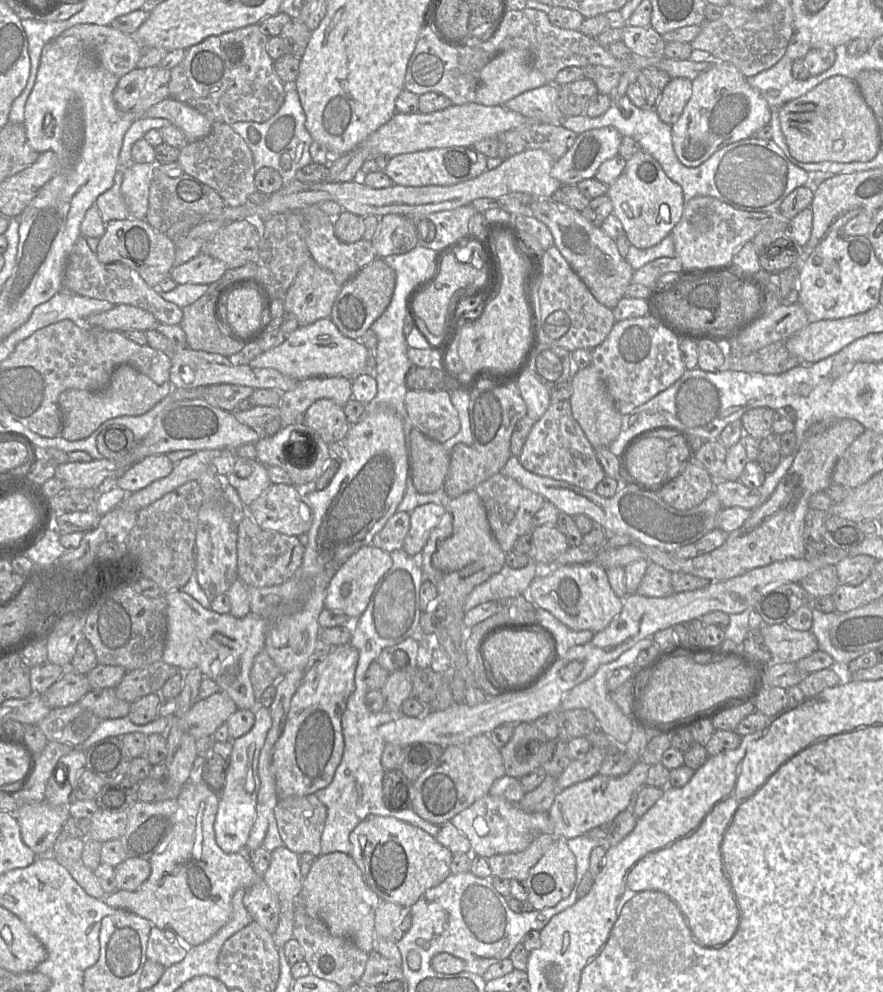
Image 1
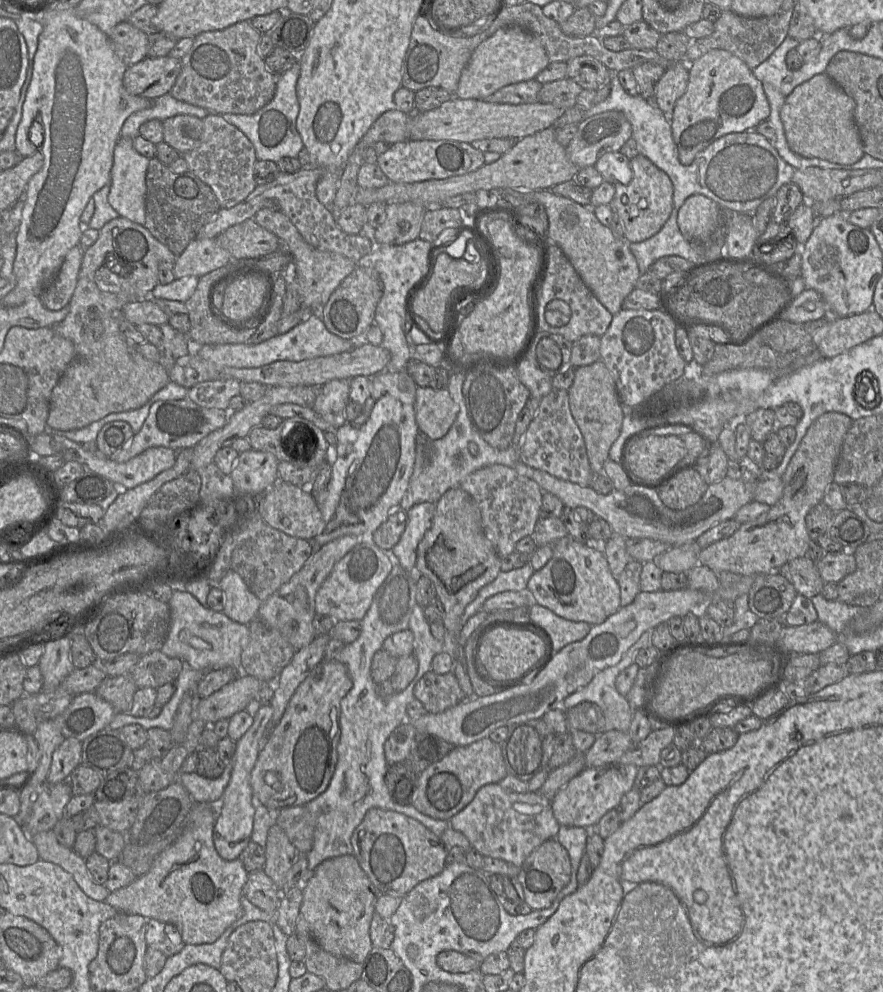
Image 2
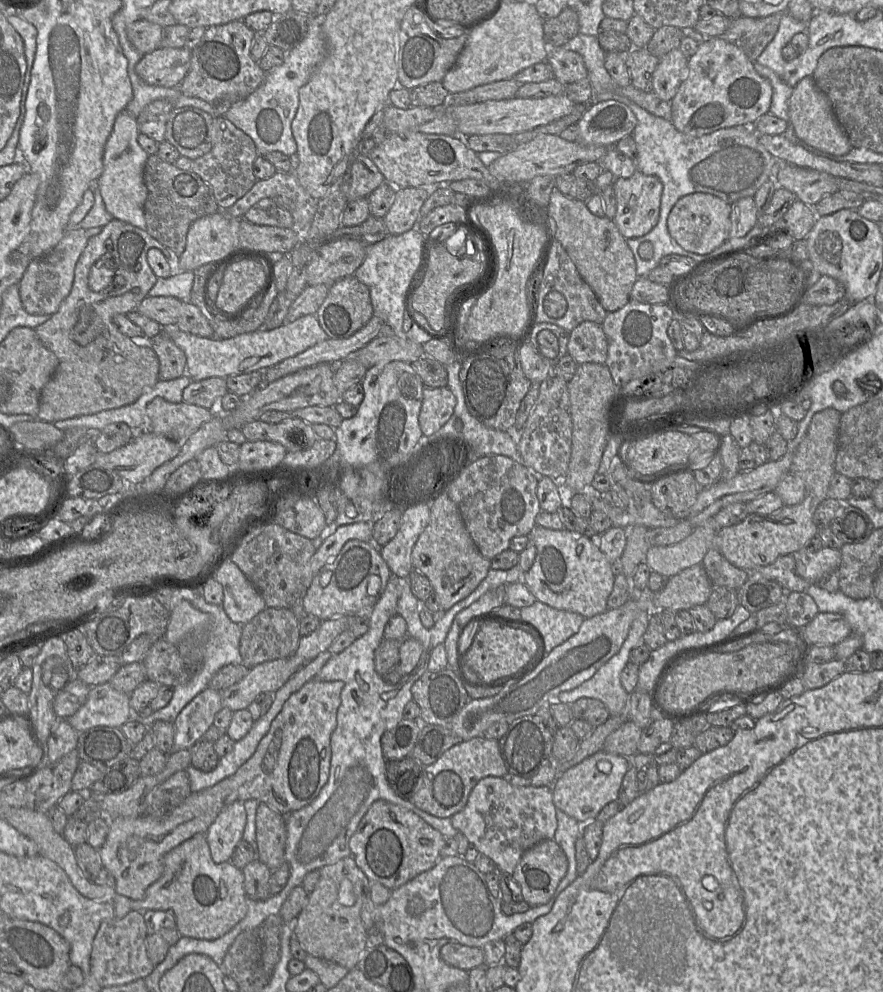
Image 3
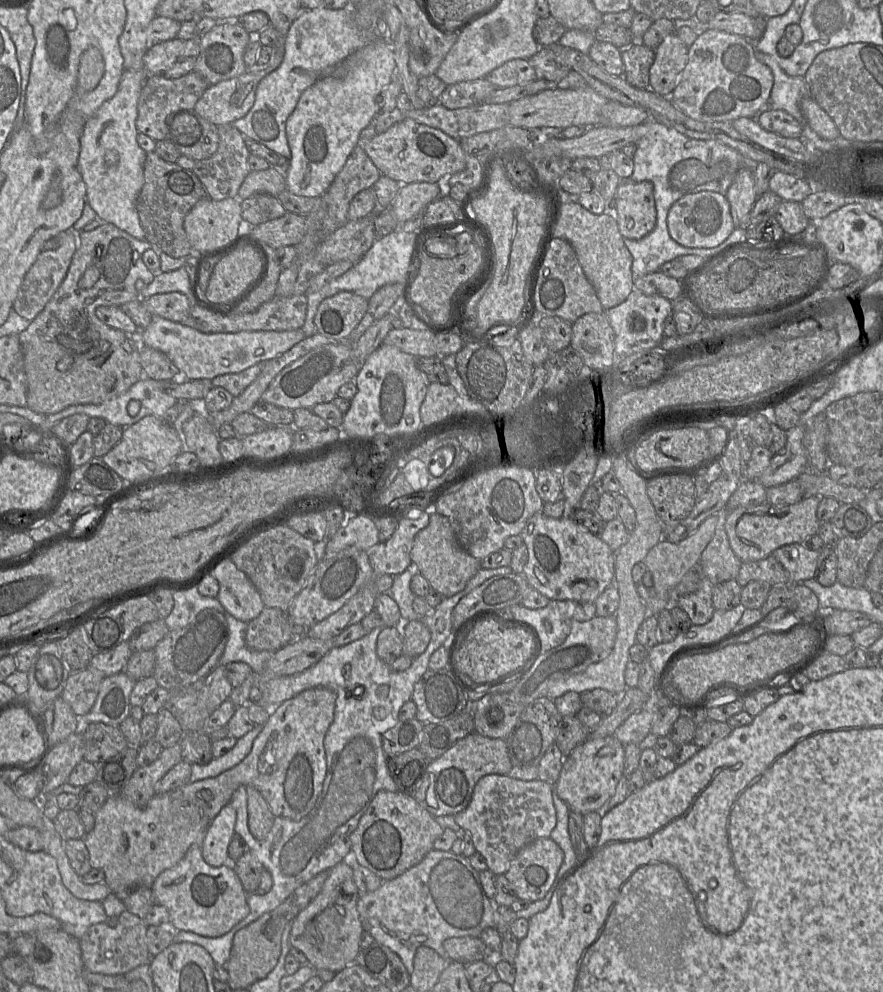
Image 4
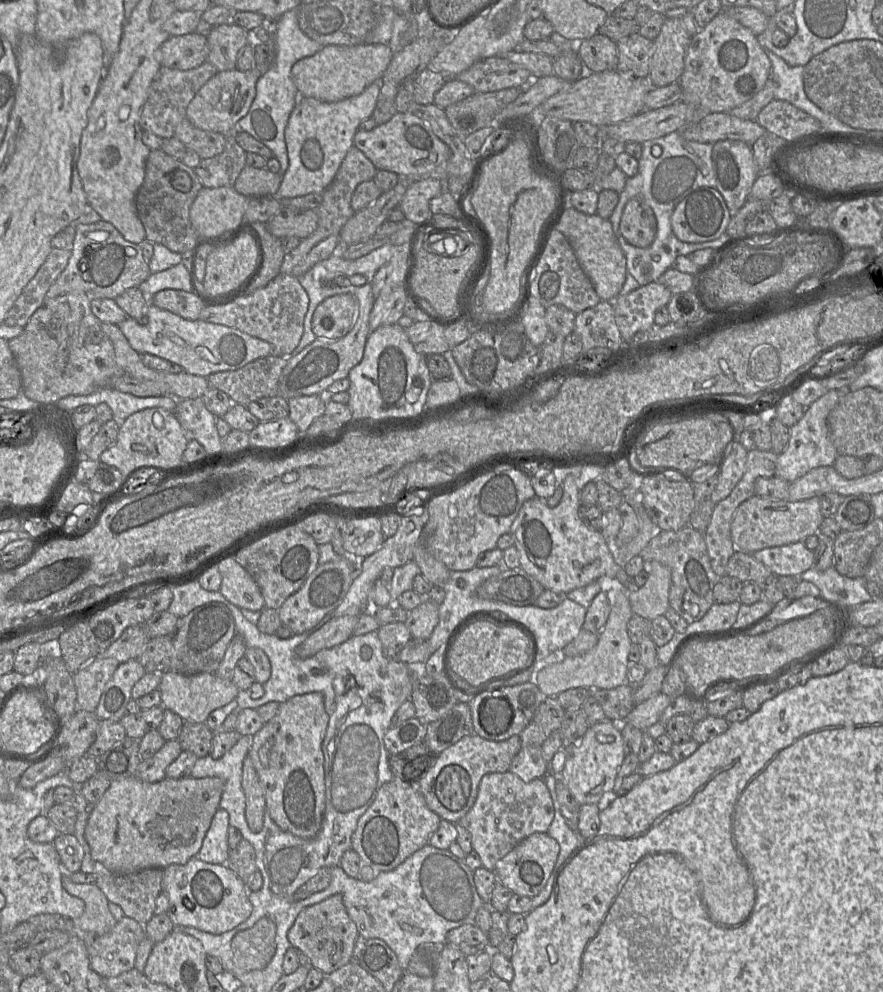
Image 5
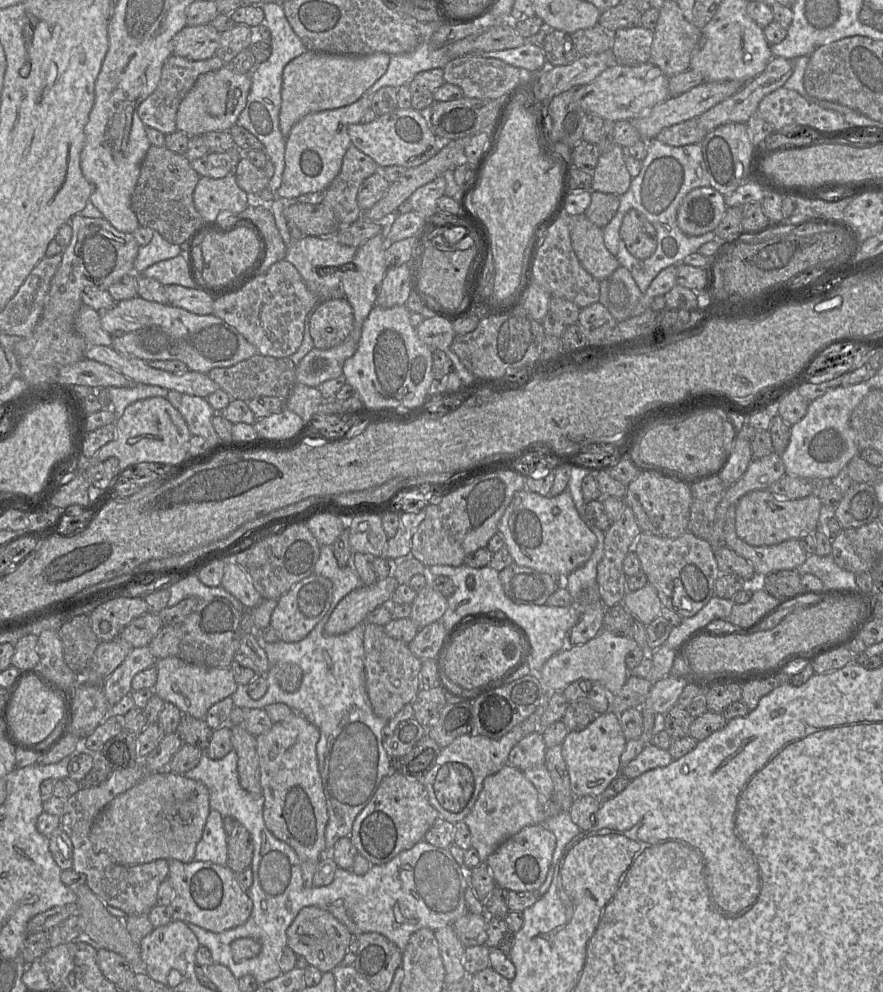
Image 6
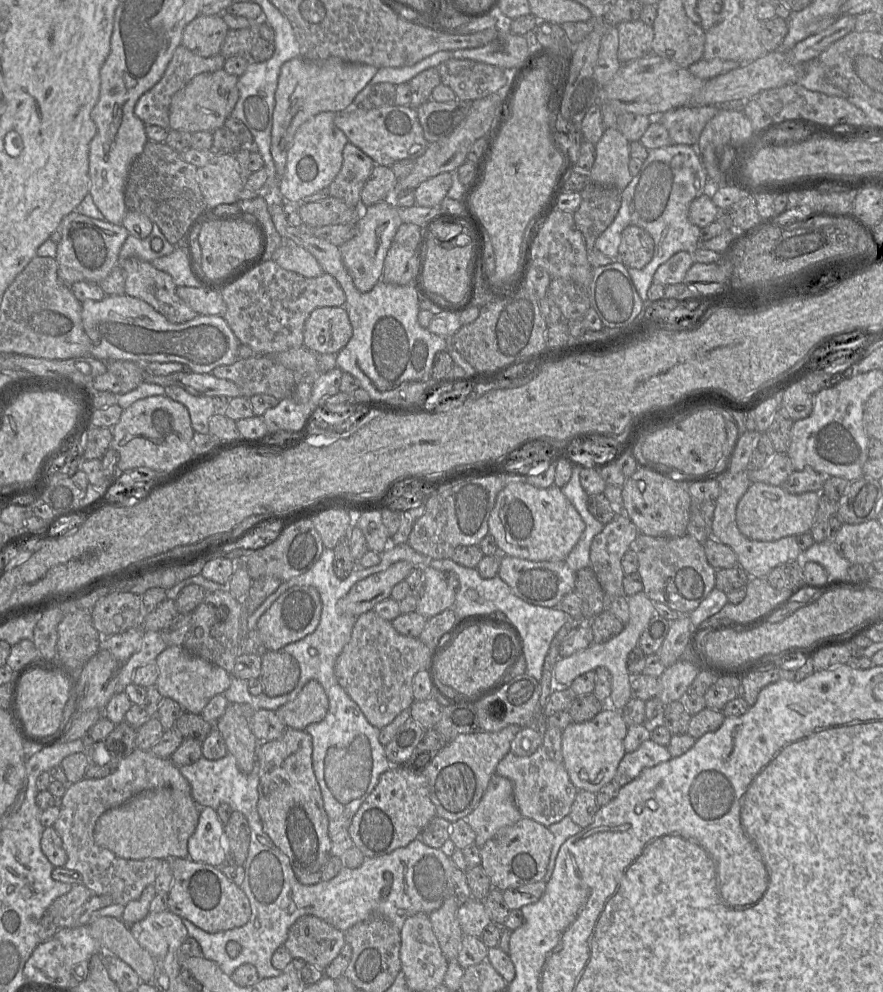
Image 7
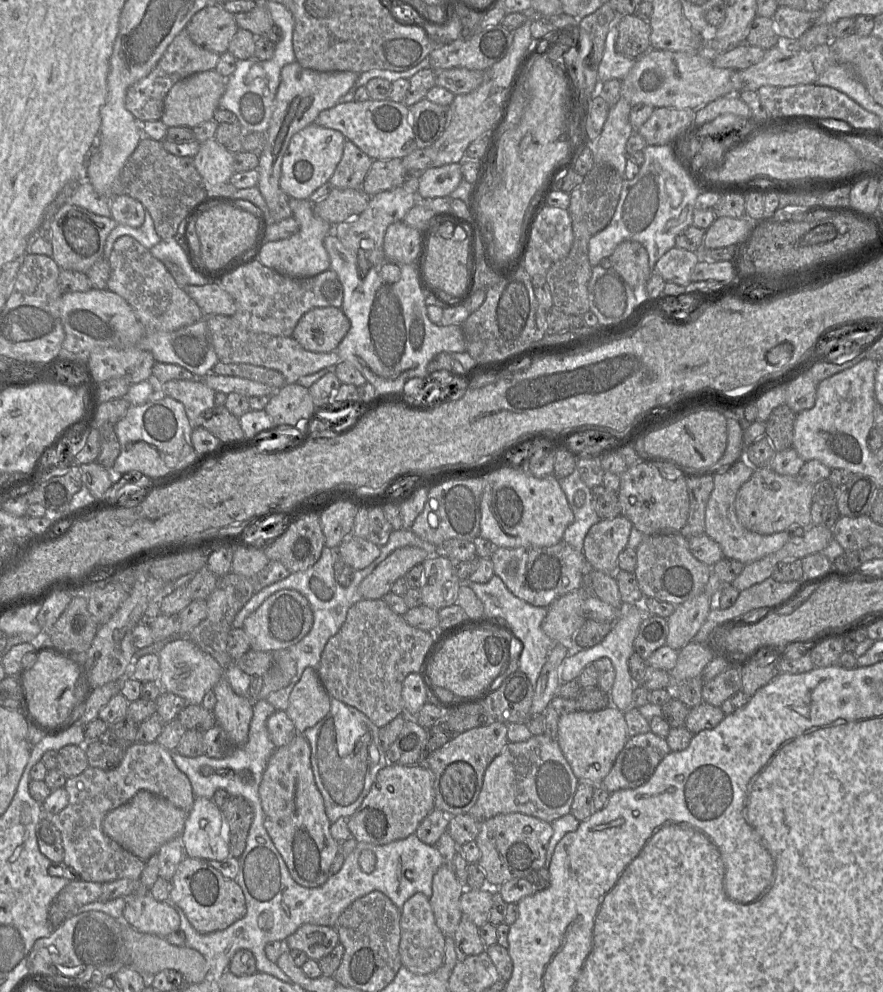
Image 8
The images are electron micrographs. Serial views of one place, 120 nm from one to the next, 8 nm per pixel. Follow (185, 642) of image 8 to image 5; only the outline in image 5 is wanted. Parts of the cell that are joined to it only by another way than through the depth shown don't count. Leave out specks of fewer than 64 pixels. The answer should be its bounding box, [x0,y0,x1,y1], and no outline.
[159,671,239,723]

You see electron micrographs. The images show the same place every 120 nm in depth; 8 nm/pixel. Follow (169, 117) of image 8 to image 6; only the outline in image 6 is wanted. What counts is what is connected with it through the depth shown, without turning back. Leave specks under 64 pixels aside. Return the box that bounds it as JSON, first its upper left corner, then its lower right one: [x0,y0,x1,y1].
[176,65,250,136]

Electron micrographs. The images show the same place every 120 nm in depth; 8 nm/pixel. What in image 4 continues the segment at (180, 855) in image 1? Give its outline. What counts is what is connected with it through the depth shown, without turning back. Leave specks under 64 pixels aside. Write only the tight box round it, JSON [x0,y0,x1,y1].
[153,845,249,938]

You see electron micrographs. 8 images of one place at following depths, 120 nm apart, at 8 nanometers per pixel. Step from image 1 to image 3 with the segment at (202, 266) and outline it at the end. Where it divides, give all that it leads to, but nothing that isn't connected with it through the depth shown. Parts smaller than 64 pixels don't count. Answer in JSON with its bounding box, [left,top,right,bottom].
[179,210,235,271]

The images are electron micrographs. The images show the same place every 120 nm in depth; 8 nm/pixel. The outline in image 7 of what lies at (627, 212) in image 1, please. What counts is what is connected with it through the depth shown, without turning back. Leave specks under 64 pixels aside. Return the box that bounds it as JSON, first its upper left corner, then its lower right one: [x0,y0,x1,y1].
[618,225,654,269]

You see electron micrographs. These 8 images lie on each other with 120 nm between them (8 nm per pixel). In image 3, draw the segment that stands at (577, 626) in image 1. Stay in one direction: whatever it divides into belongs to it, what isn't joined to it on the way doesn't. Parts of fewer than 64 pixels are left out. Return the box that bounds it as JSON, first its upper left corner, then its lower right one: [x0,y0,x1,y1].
[522,525,616,618]

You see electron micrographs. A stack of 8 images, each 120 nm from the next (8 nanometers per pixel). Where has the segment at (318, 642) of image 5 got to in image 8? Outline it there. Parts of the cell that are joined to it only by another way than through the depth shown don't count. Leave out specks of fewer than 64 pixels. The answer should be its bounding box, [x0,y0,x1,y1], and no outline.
[359,546,428,599]

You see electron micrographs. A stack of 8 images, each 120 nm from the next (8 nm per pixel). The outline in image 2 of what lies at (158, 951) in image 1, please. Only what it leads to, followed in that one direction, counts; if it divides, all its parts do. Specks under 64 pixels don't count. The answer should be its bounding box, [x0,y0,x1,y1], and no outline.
[147,919,185,957]

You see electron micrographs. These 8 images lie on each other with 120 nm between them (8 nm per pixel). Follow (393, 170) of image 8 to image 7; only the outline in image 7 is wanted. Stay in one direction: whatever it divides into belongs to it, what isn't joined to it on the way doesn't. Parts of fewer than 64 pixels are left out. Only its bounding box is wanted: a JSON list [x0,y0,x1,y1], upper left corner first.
[361,165,398,207]

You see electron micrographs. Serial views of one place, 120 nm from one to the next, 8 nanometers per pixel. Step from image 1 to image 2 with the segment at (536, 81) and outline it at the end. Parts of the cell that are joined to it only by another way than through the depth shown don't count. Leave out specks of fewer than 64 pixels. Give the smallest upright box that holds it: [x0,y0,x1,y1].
[453,26,549,100]

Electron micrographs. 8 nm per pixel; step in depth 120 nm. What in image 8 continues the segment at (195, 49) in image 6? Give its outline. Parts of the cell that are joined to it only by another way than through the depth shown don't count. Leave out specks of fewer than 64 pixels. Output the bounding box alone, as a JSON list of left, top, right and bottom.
[186,3,238,55]

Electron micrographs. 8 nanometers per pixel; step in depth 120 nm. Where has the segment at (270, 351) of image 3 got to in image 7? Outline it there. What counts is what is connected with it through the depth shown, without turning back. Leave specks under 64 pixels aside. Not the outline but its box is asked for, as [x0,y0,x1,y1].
[81,294,241,374]

